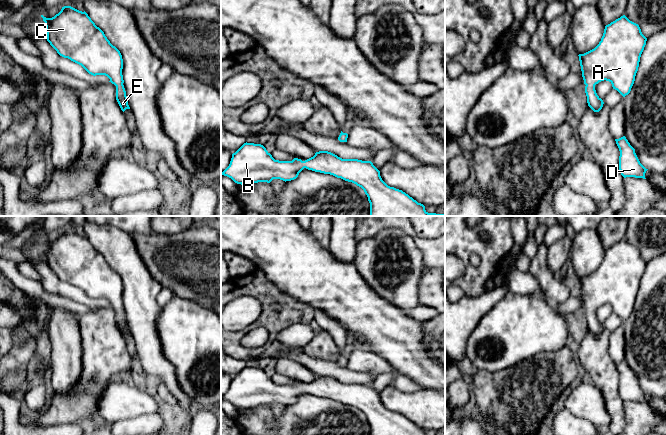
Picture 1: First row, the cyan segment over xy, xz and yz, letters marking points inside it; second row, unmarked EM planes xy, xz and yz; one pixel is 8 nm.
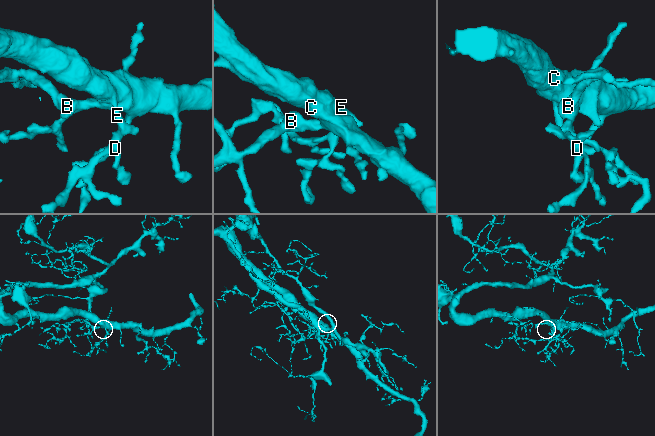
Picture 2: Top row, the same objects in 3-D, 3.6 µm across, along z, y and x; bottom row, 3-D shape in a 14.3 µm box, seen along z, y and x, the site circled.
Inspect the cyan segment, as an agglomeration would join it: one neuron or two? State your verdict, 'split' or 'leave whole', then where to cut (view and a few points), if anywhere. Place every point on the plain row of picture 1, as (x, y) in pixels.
leave whole | no cut

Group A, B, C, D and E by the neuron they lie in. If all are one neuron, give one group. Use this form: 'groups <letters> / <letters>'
groups A B C D E

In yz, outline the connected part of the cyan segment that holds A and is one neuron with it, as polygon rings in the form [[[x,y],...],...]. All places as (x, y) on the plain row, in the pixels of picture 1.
[[[623,239],[605,250],[601,265],[594,273],[578,279],[582,301],[586,309],[587,327],[594,336],[599,336],[604,328],[595,314],[595,309],[599,306],[609,305],[613,313],[617,314],[623,321],[630,317],[646,265],[647,262],[642,258],[639,249]]]

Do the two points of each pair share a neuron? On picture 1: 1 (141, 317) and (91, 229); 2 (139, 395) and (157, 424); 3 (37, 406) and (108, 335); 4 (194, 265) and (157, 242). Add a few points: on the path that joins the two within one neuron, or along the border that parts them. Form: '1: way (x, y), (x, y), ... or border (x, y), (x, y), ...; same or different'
1: way (139, 295), (139, 286), (133, 271), (113, 251); same
2: border (156, 413), (145, 413), (128, 418); different
3: border (47, 404), (40, 412), (31, 414); different
4: way (185, 262), (176, 261), (166, 251); same

